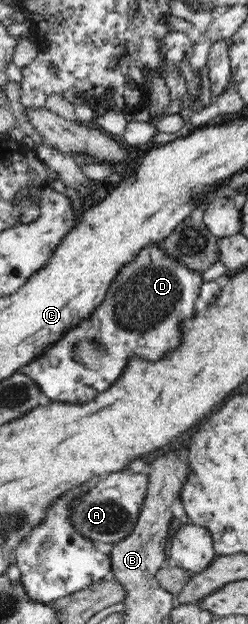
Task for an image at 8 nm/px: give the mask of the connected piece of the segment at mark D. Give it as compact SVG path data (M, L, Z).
M159 246L141 249L137 259L117 273L103 303L57 343L19 373L32 379L50 400L83 403L116 382L128 357L157 359L177 345L177 323L193 315L193 302L203 283L201 272L177 265Z

